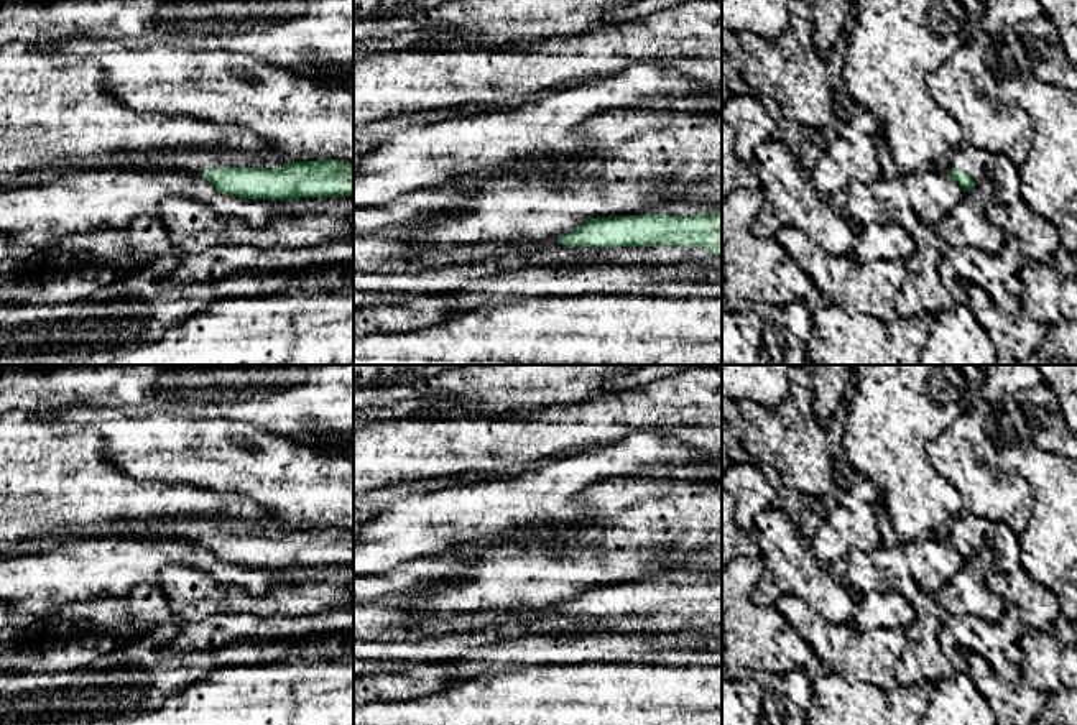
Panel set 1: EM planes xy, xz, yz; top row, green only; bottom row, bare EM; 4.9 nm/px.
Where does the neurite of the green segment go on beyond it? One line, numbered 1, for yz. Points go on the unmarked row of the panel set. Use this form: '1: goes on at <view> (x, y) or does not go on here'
1: goes on at yz (977, 531)

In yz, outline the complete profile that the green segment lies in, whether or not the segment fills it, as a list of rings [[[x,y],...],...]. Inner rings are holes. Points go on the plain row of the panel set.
[[[962,511],[949,526],[949,541],[954,549],[968,561],[975,552],[990,547],[996,536],[996,523]]]

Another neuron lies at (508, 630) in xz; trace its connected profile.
[[[505,623],[497,626],[487,626],[483,630],[497,631],[502,638],[516,638],[534,633],[533,625],[526,623]]]

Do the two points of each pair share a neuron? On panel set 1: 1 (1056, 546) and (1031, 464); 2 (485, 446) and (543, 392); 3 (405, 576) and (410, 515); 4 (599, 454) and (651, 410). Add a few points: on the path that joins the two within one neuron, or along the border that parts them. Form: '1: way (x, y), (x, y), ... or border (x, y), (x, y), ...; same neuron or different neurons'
1: way (1056, 526), (1056, 489), (1051, 484); same neuron
2: border (546, 408), (513, 416), (482, 418); different neurons
3: border (387, 572), (370, 576); different neurons
4: border (619, 441), (582, 451), (577, 456); different neurons

